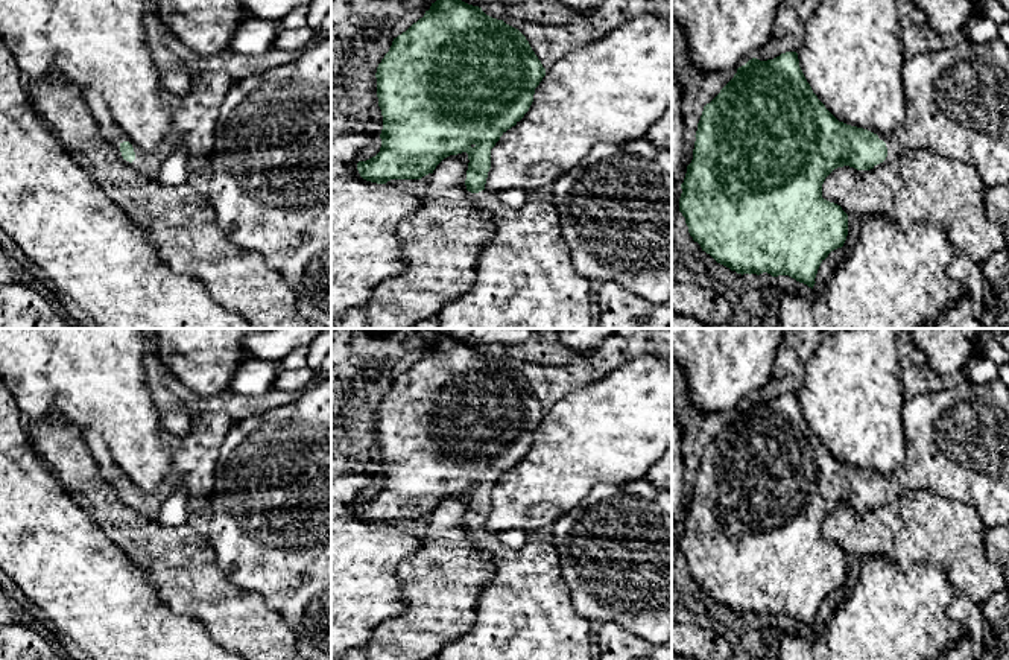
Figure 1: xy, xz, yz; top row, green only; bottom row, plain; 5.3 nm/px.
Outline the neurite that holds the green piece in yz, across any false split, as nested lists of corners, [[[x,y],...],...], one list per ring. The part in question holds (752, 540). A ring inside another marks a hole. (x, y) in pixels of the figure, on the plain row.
[[[1000,379],[989,383],[976,385],[971,382],[959,380],[954,388],[918,394],[906,398],[903,406],[903,429],[907,436],[907,458],[906,462],[887,479],[884,484],[877,474],[839,462],[818,439],[810,424],[807,423],[796,392],[786,392],[780,397],[767,401],[757,398],[749,400],[745,406],[737,409],[734,418],[720,430],[720,433],[704,447],[701,461],[697,464],[696,482],[693,490],[693,500],[687,506],[684,523],[681,525],[682,534],[679,538],[679,552],[685,558],[688,573],[694,582],[697,582],[707,595],[710,595],[717,604],[735,611],[737,614],[763,614],[767,613],[772,617],[789,616],[799,624],[813,630],[814,619],[821,604],[828,595],[837,589],[842,589],[848,576],[848,555],[840,546],[822,538],[822,525],[825,519],[837,508],[849,506],[857,511],[871,511],[886,499],[915,490],[932,490],[938,496],[960,502],[974,508],[979,512],[985,529],[1003,525],[1009,522],[1009,388]]]

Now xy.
[[[216,411],[193,412],[185,436],[161,427],[160,435],[172,450],[170,476],[158,490],[147,494],[137,493],[129,482],[120,484],[123,500],[134,505],[141,517],[157,519],[161,503],[184,482],[188,503],[198,506],[195,512],[208,512],[217,456],[232,424],[231,415]]]

